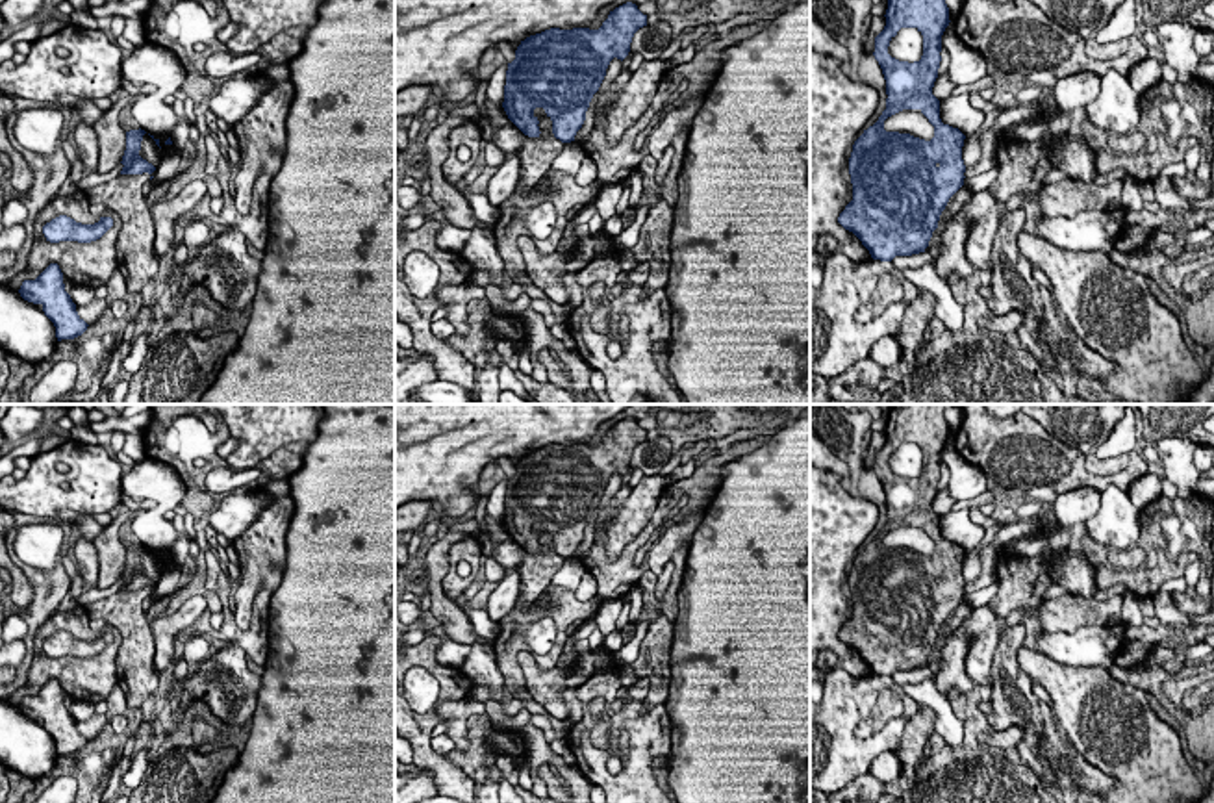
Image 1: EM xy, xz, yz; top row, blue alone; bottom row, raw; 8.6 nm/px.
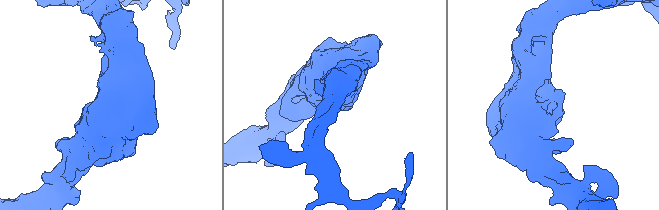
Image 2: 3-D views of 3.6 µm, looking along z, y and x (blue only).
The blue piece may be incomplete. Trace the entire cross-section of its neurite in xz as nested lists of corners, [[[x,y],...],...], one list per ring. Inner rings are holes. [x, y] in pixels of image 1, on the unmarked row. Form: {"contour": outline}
{"contour": [[[626,417],[610,427],[599,445],[550,443],[521,456],[506,486],[502,523],[508,534],[525,551],[539,553],[534,525],[543,523],[554,553],[575,556],[610,477],[628,471],[632,452],[643,441],[647,430]]]}

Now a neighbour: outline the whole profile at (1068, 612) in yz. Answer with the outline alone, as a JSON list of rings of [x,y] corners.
[[[1060,595],[1040,605],[1036,619],[1038,632],[1075,632],[1081,627],[1110,629],[1121,623],[1123,595],[1112,595],[1107,601],[1082,595]]]

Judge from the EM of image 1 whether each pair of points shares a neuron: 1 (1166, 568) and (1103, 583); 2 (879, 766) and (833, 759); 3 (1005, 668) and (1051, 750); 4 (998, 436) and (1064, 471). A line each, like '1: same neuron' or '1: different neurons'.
1: same neuron
2: different neurons
3: same neuron
4: same neuron

